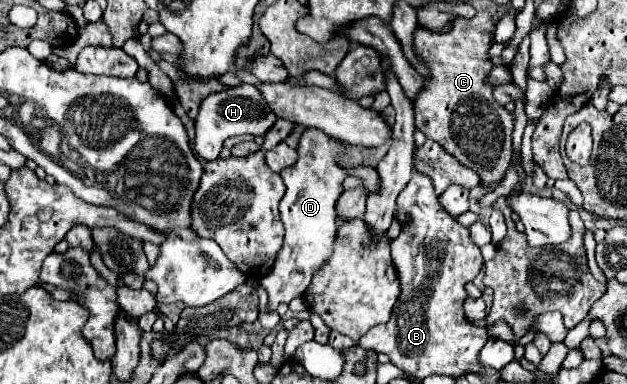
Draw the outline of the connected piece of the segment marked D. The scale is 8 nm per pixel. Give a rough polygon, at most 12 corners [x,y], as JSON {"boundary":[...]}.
{"boundary":[[308,128],[280,174],[286,236],[260,278],[268,312],[332,254],[342,142]]}

